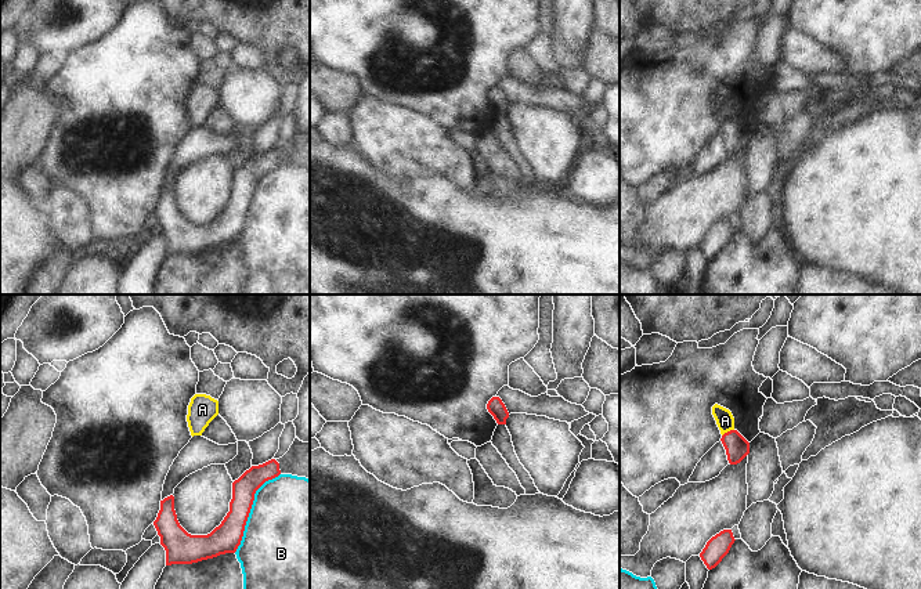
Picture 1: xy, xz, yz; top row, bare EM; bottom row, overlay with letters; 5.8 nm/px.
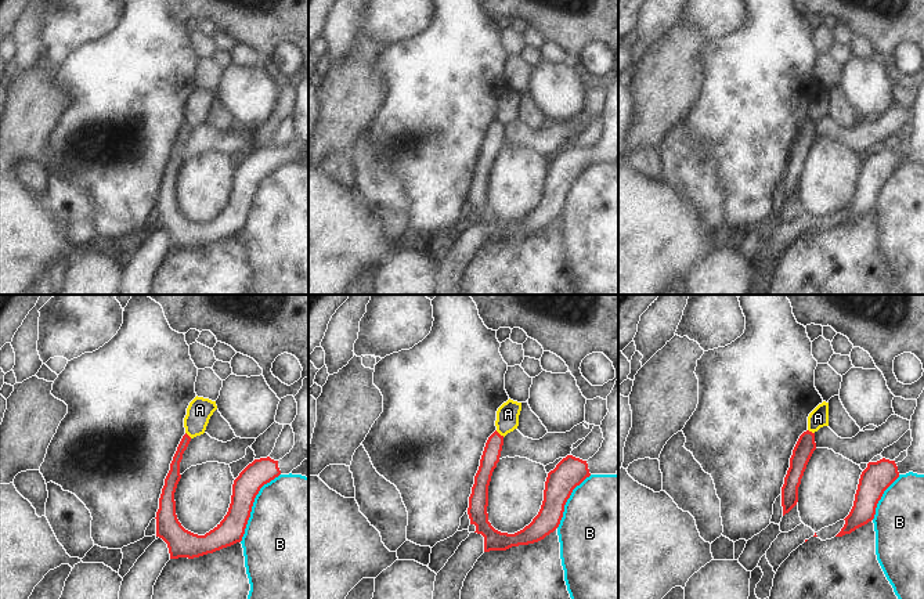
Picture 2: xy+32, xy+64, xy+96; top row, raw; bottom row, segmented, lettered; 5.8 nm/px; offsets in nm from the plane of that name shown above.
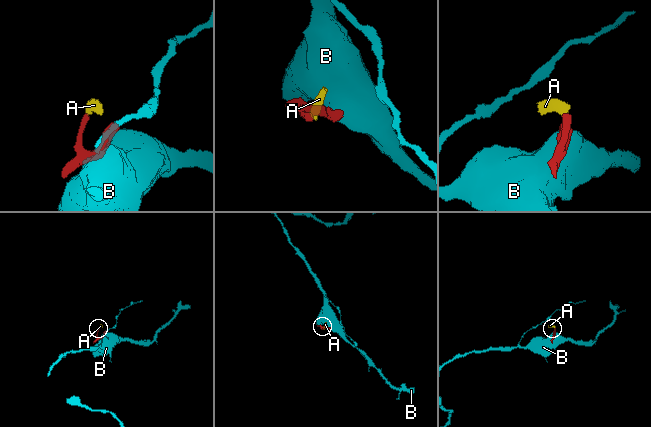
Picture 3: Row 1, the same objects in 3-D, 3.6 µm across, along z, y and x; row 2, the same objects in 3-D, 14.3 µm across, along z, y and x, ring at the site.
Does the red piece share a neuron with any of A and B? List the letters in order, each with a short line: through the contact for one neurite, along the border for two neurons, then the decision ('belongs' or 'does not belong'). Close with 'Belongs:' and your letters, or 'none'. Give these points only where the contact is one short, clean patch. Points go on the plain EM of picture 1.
A: yz (733, 119), (722, 126) | does not belong
B: does not belong
Belongs: none

